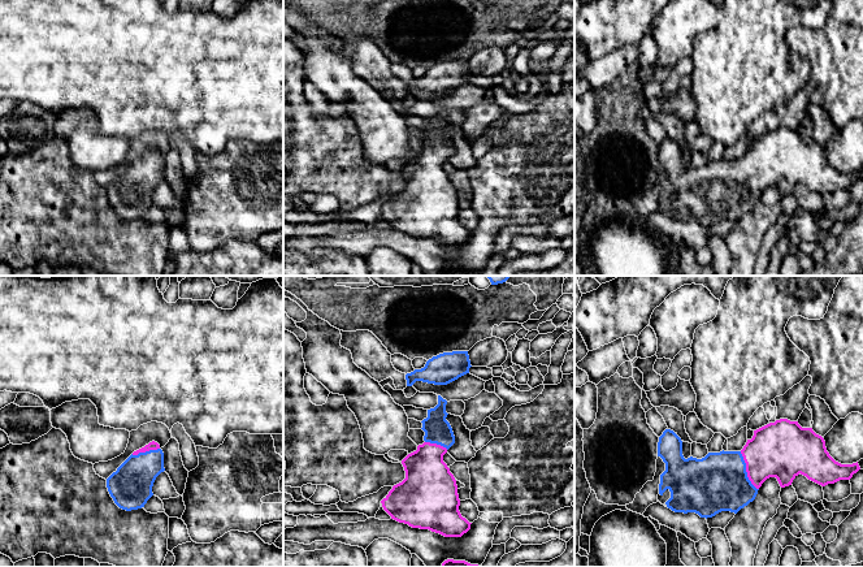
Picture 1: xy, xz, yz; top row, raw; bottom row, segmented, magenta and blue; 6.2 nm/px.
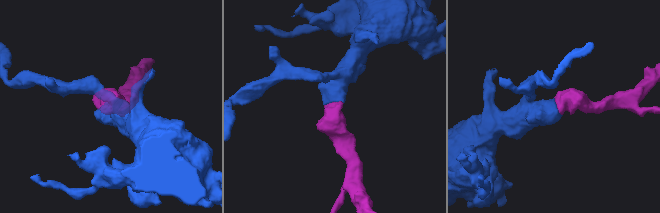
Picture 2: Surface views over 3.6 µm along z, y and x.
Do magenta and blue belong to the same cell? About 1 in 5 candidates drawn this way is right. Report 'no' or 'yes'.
yes

